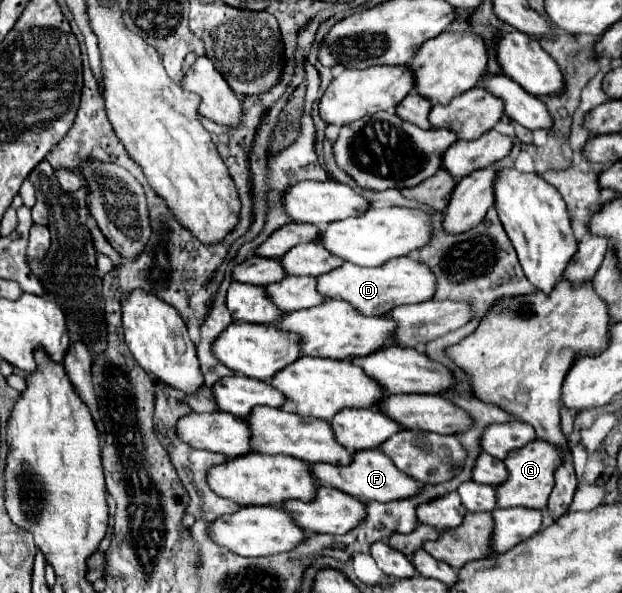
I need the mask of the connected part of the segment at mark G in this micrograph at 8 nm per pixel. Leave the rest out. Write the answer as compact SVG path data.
M534 440L524 448L516 448L510 456L506 456L504 464L508 470L508 478L494 486L496 488L496 508L542 508L548 502L548 496L554 486L554 468L560 462L560 450L544 440Z

